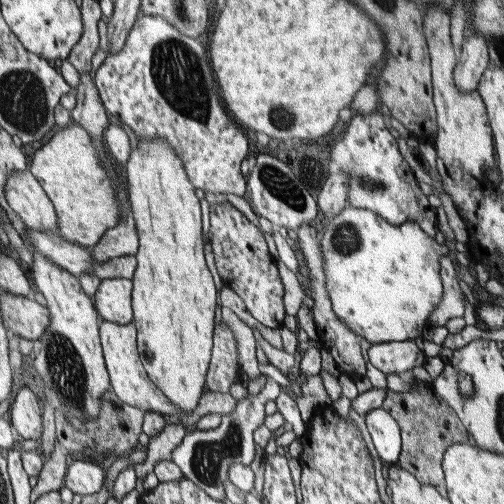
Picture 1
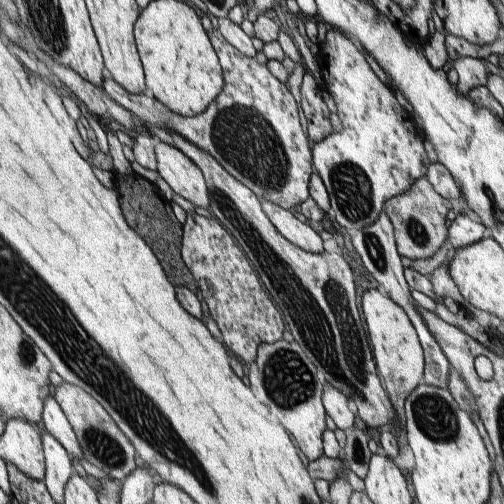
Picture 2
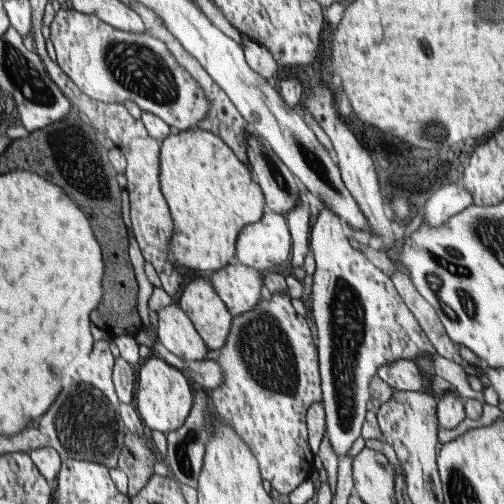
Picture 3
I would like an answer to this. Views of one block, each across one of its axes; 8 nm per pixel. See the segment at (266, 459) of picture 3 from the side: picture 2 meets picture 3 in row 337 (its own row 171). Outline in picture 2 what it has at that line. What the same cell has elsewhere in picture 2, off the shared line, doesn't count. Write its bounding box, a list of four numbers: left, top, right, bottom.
[101,28,313,210]

